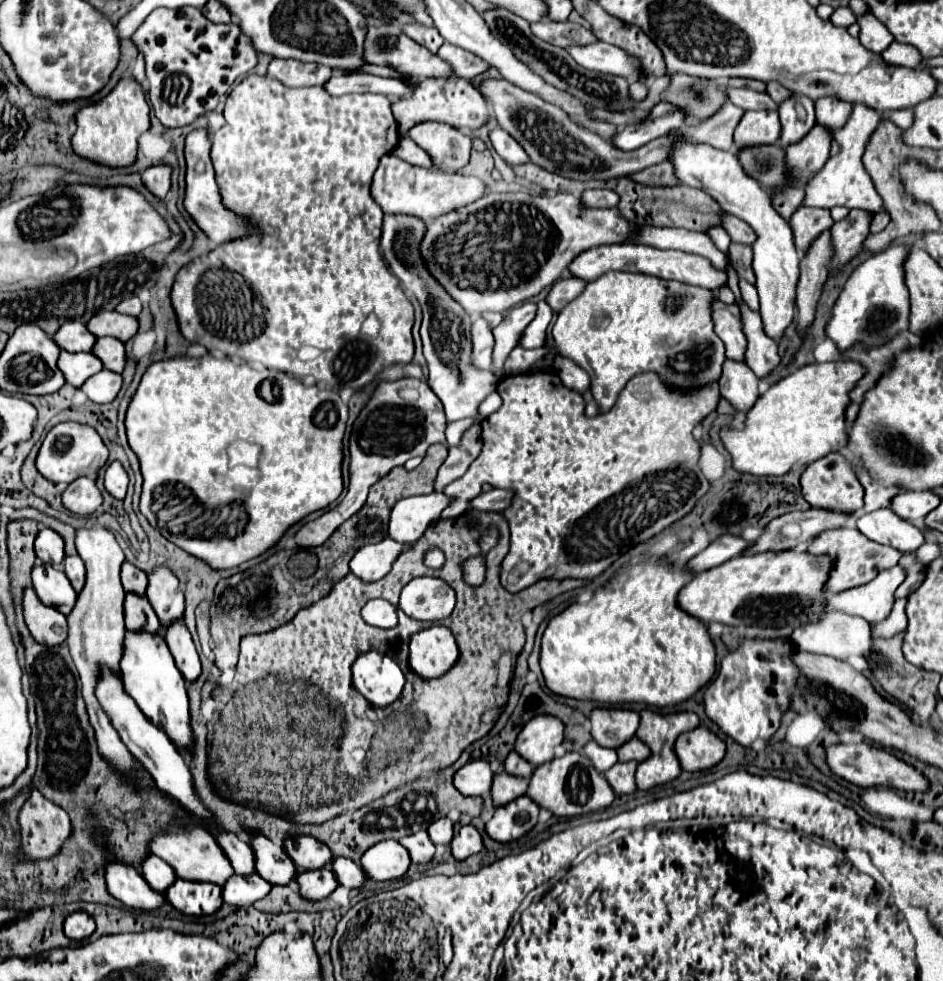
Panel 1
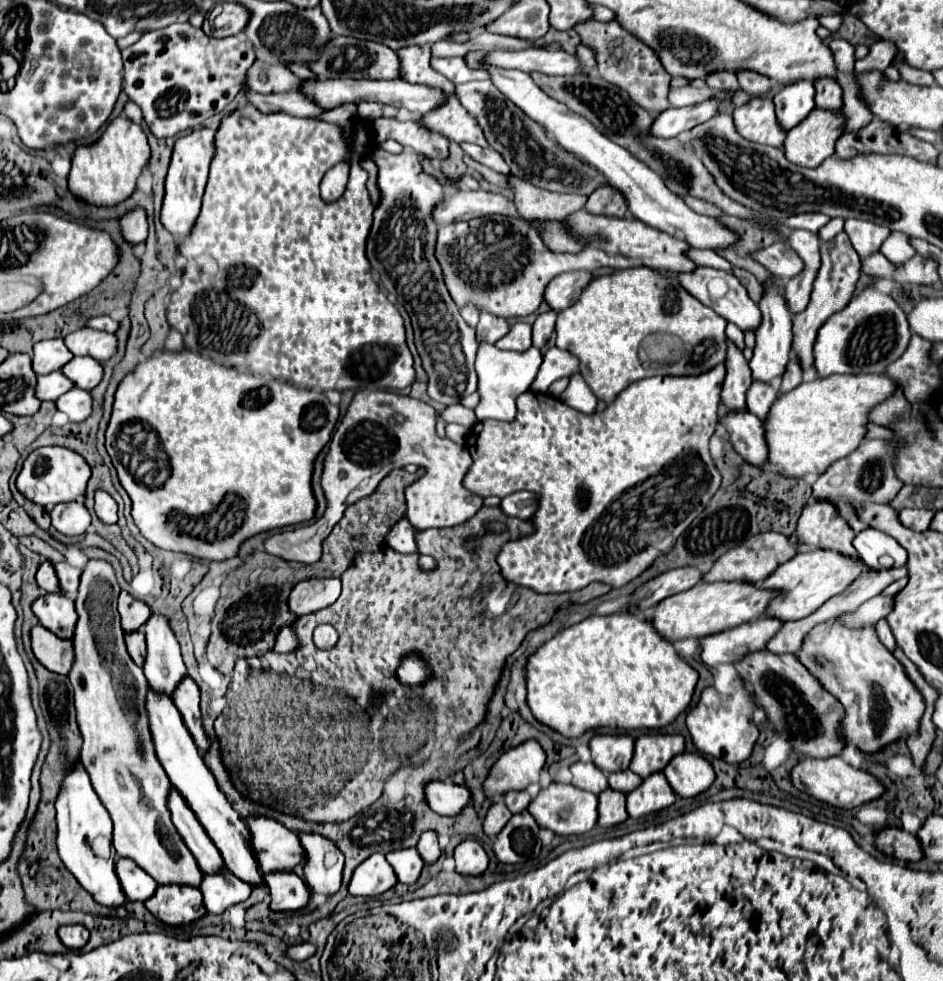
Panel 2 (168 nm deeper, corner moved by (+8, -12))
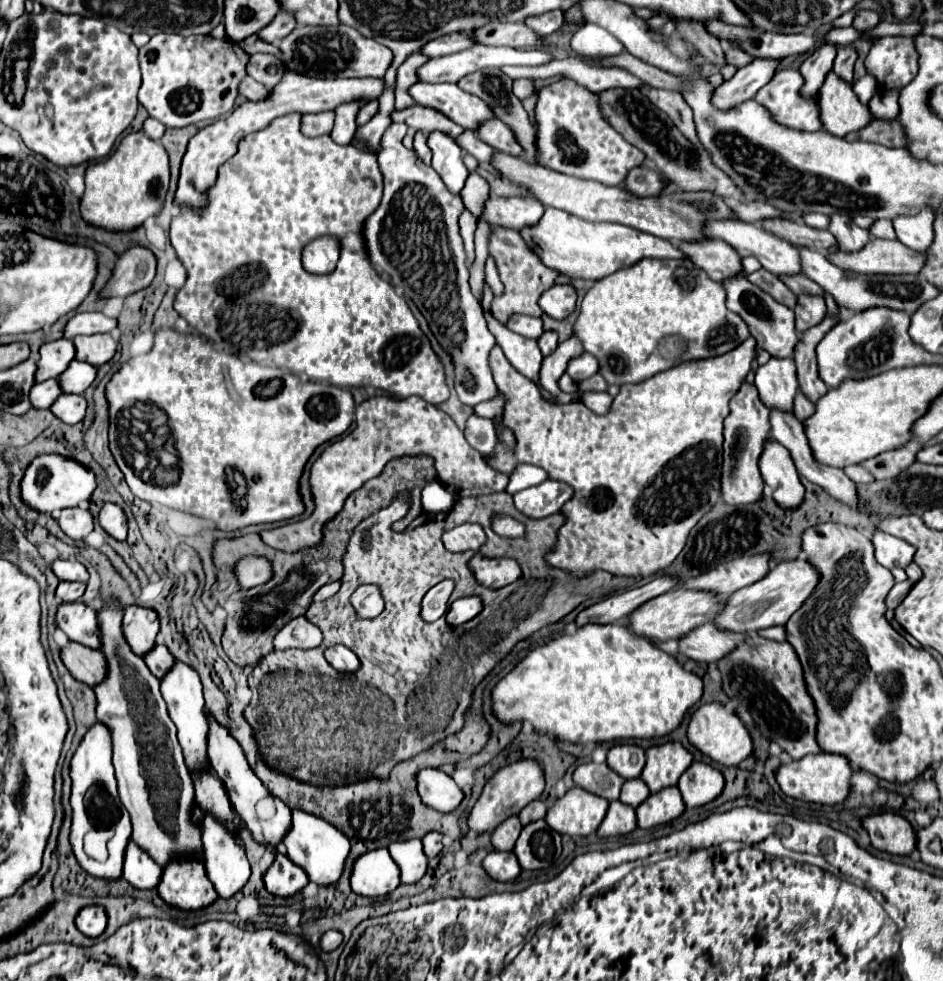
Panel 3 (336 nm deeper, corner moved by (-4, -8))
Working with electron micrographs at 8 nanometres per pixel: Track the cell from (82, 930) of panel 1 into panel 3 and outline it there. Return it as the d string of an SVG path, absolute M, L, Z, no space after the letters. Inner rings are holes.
M90 905L90 907L84 907L78 917L76 917L76 927L86 935L86 937L98 937L102 935L102 931L106 929L106 913L104 913L104 907L100 905Z

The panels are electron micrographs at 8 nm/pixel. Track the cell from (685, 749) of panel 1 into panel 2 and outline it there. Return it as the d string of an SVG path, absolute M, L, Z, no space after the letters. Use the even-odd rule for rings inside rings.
M680 753L666 765L664 775L680 797L694 797L706 791L714 781L714 769L700 753Z

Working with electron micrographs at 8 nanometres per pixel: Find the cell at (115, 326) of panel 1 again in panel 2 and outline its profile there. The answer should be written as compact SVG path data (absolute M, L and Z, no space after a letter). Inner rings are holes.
M82 327L70 333L64 339L64 343L74 355L90 355L98 359L100 363L116 355L116 349L118 349L118 339L114 333L104 333L104 331L88 329L88 327Z

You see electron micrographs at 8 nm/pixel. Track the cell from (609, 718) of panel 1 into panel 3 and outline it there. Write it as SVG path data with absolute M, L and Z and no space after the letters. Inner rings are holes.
M616 745L608 751L608 767L622 779L636 779L644 769L644 749L636 745Z

